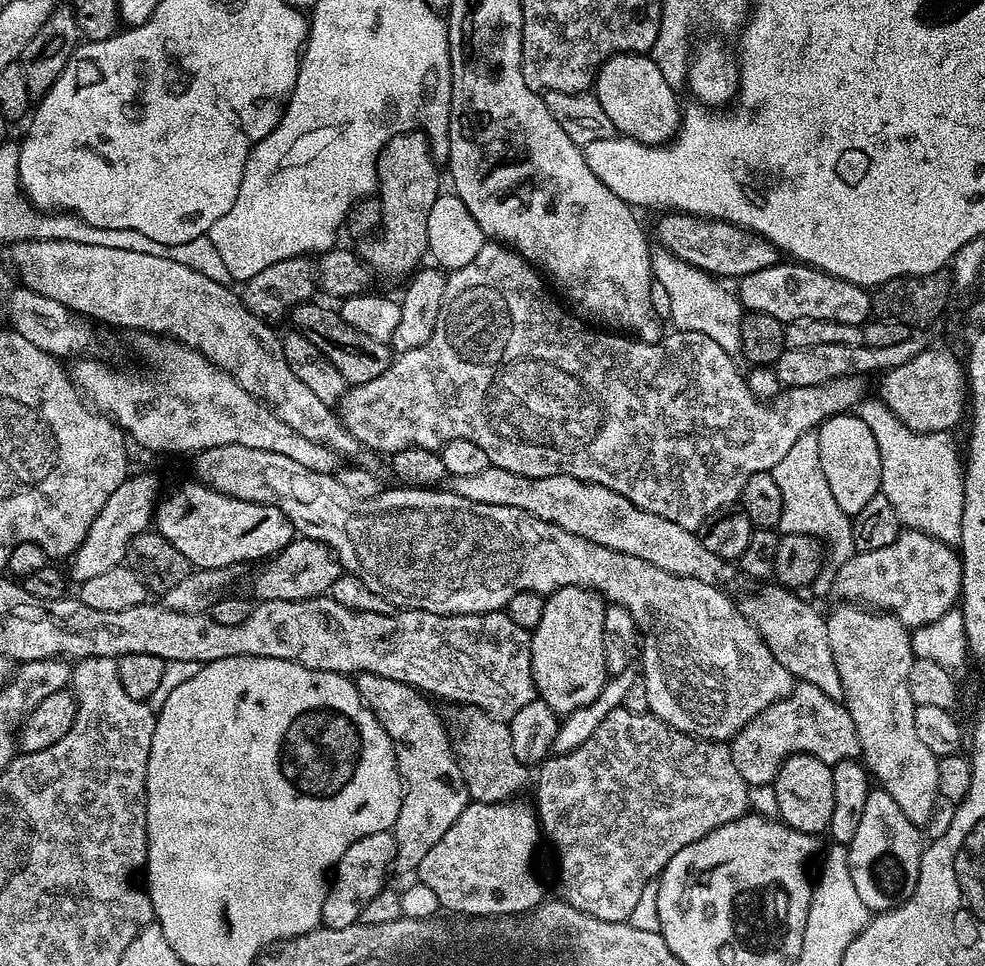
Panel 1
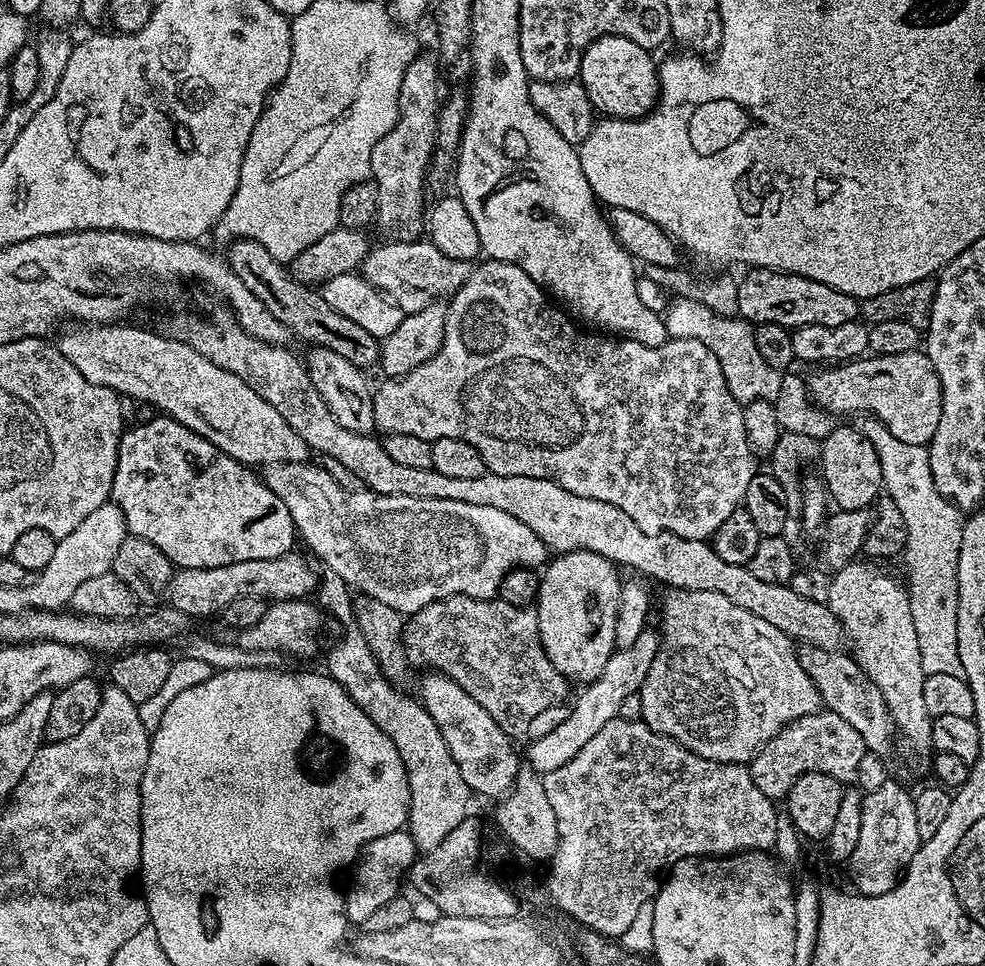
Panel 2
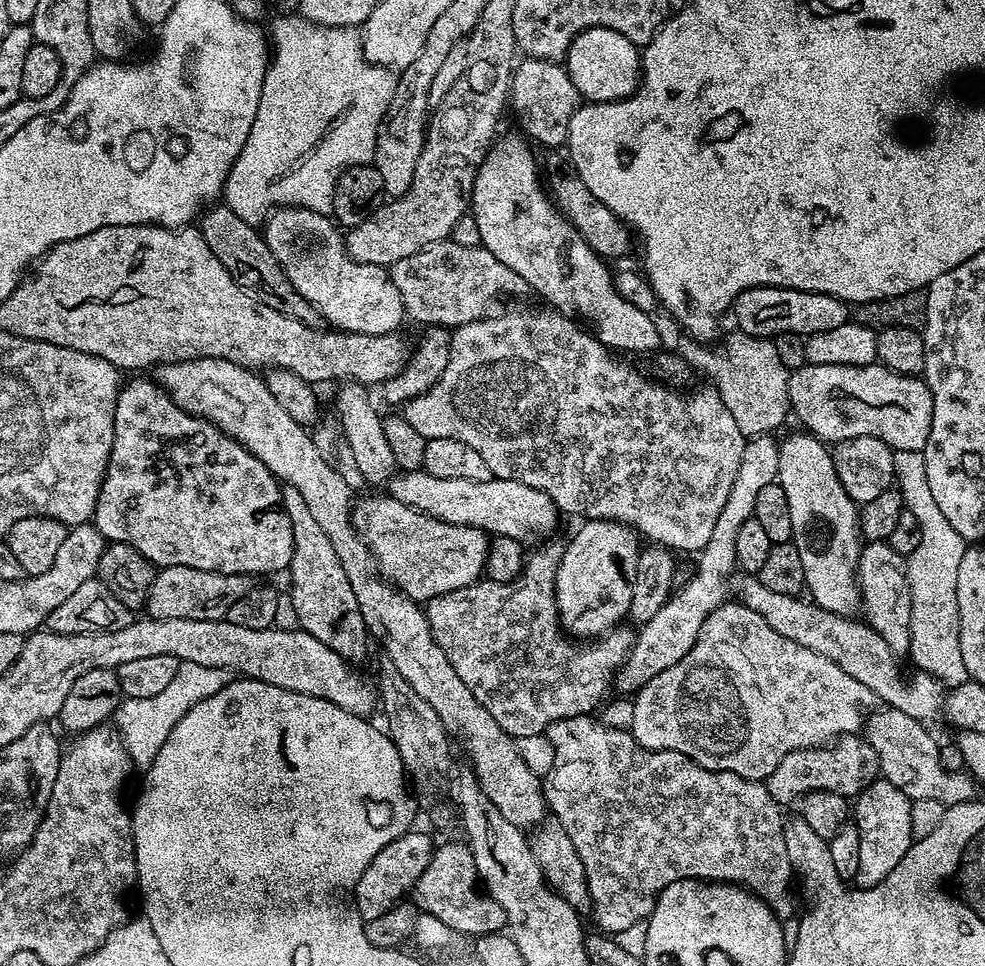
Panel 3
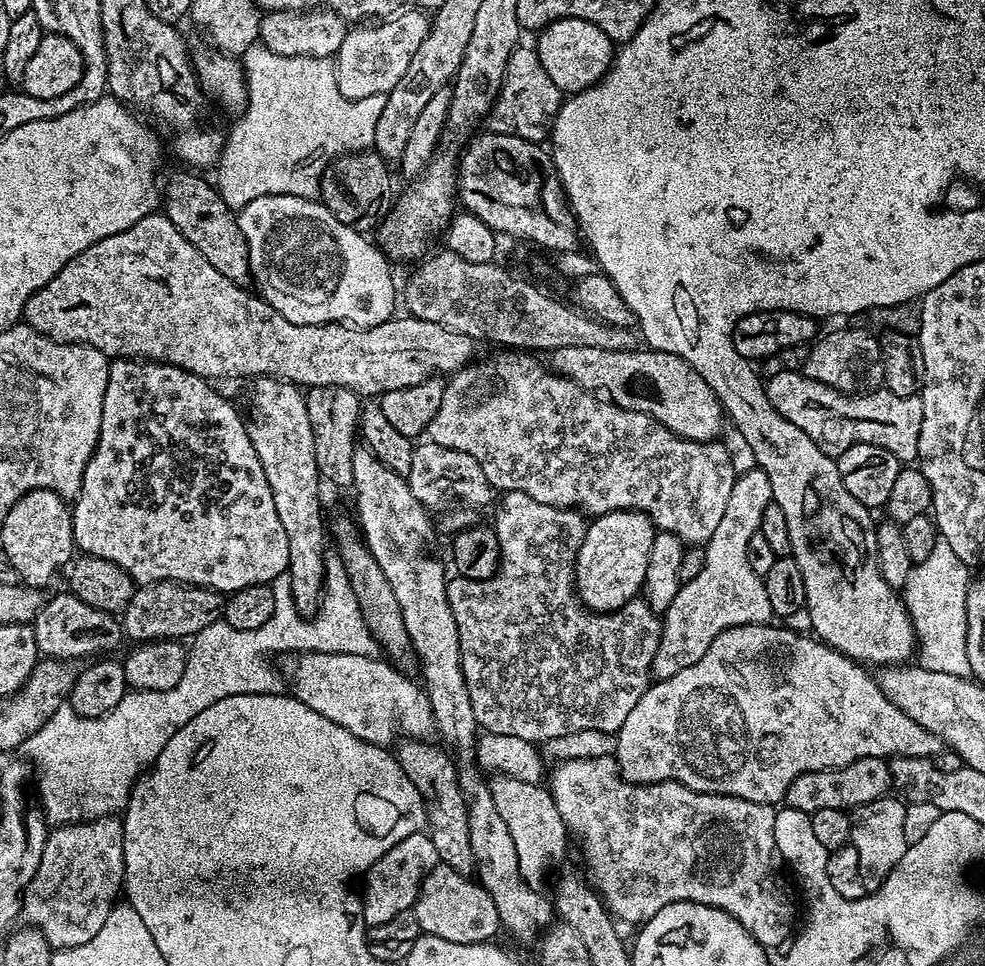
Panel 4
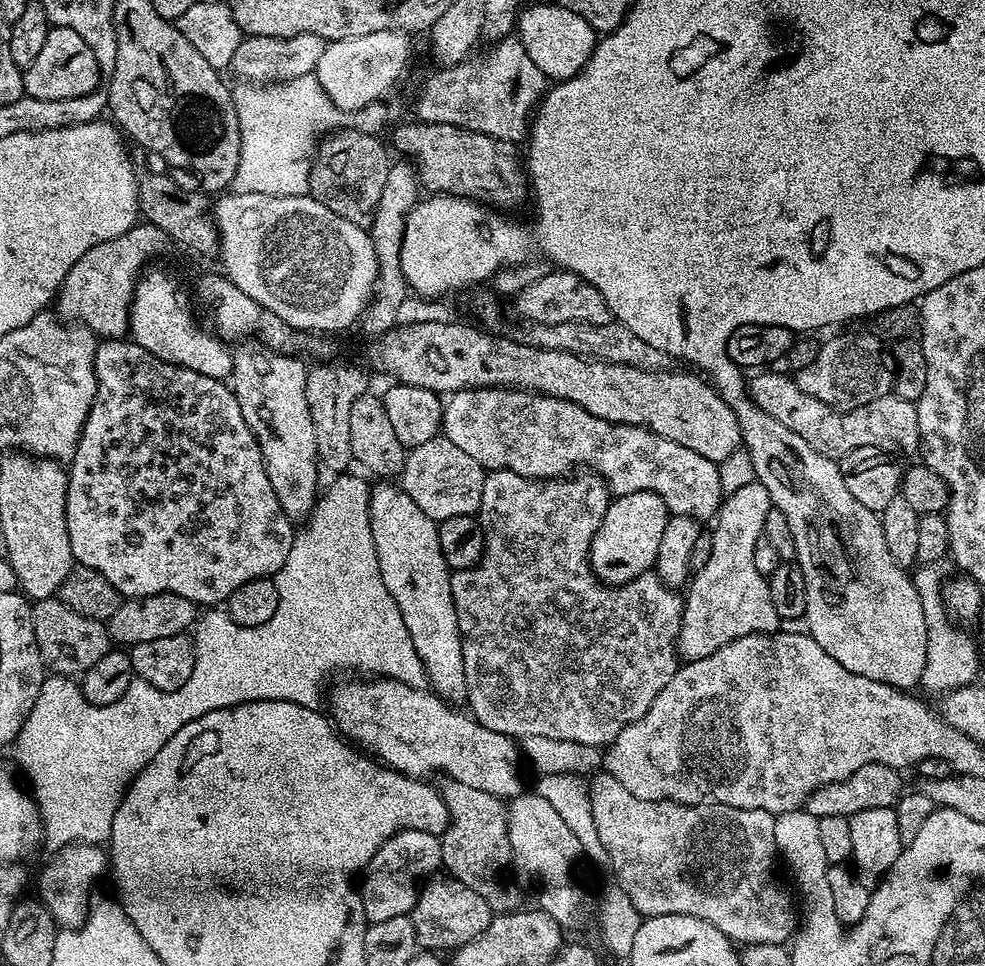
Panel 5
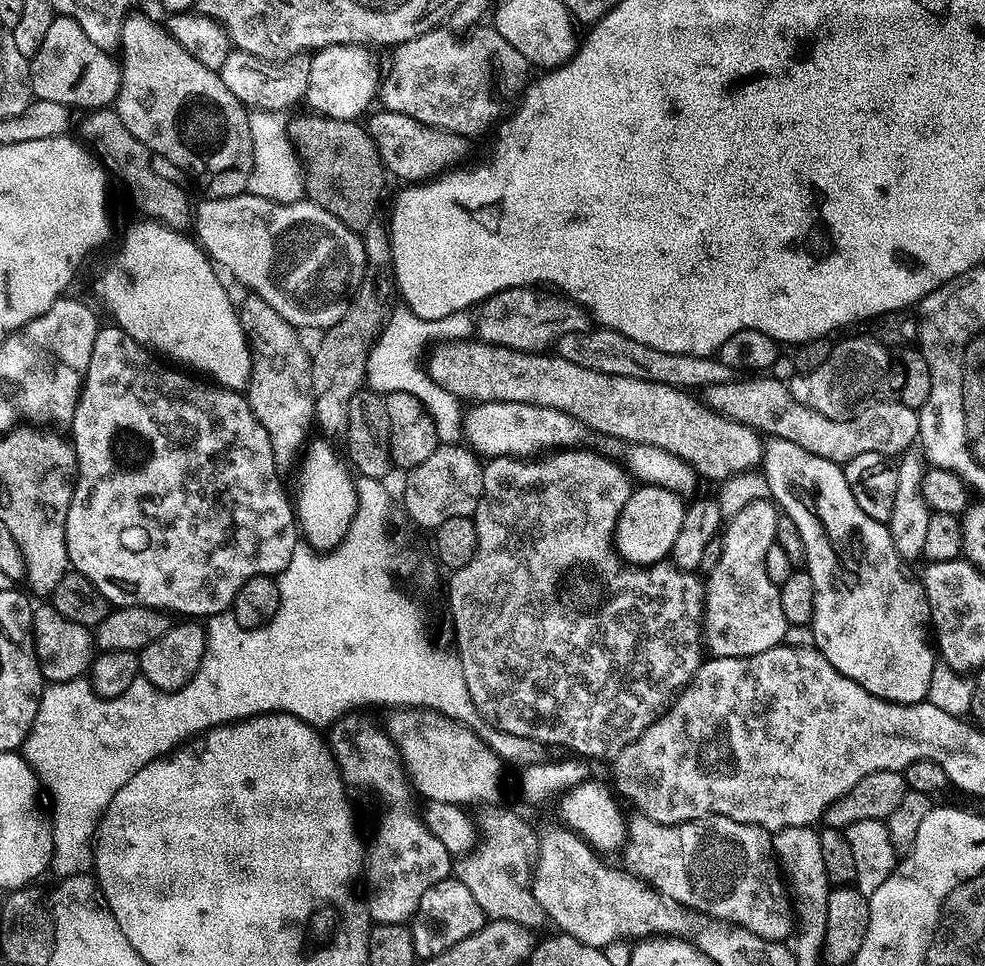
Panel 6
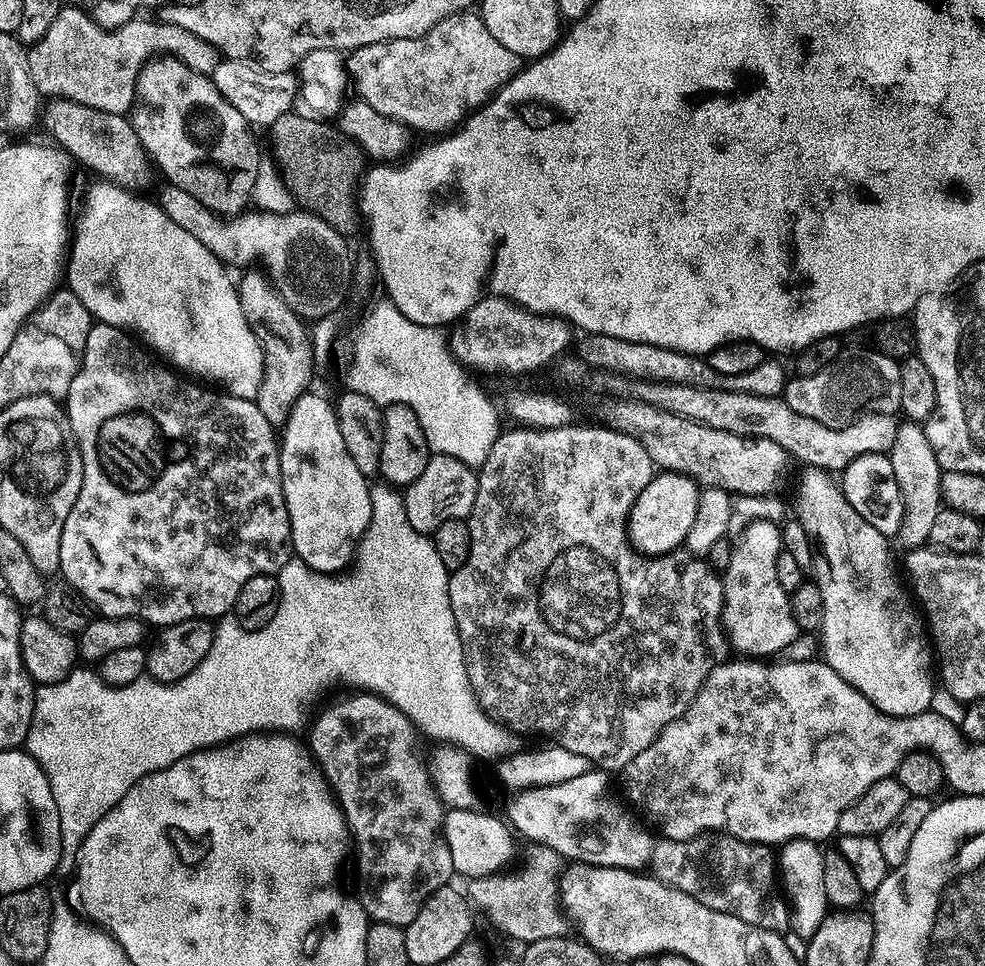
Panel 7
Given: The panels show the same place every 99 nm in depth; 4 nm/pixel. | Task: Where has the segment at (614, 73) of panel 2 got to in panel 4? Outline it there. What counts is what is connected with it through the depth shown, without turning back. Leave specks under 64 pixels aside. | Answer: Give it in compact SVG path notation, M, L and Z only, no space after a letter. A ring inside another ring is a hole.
M582 18L555 20L543 29L535 40L534 47L542 66L563 93L585 92L591 84L597 84L612 66L613 40L597 24L591 24Z

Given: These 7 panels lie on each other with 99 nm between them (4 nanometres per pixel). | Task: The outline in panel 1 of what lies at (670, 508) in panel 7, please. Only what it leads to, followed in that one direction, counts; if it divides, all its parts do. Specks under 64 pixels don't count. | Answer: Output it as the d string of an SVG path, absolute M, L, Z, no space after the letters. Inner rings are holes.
M566 586L556 592L547 593L542 622L531 629L532 673L539 699L544 700L546 706L550 706L550 710L554 710L561 718L570 715L574 710L590 706L590 702L594 702L594 698L598 698L598 694L604 689L604 681L609 675L602 650L602 618L605 607L604 597L592 588Z

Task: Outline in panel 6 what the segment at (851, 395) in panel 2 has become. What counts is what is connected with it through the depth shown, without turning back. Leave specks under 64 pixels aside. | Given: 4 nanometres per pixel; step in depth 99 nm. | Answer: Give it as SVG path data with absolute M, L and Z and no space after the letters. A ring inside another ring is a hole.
M733 378L703 389L702 400L713 412L745 424L768 438L794 442L818 458L826 458L841 466L858 458L858 454L882 454L889 458L899 457L913 447L920 435L920 418L917 409L888 398L883 402L873 402L860 409L849 420L831 420L810 406L802 406L790 394L787 383L768 378Z

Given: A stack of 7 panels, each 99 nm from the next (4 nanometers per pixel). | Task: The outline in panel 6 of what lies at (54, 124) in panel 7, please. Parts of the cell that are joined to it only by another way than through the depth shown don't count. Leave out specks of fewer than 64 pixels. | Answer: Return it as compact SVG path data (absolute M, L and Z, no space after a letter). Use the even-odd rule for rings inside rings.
M111 107L98 108L87 113L88 116L80 124L79 139L98 157L99 163L113 177L117 176L128 187L136 208L145 217L159 220L161 224L167 224L169 228L177 230L187 229L190 224L190 204L188 208L188 196L168 176L156 172L152 165L153 153L147 146L138 142L130 130L122 122L122 118Z

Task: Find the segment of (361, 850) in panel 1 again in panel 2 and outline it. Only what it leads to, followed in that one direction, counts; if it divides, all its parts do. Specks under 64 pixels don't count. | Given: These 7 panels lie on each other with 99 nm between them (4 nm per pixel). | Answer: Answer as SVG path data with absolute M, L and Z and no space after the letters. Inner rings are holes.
M407 830L384 834L382 838L376 838L374 842L367 844L362 859L355 865L352 885L346 888L344 913L348 915L349 921L353 925L363 926L370 914L375 914L382 906L386 906L386 902L401 895L400 883L409 879L417 860L418 849Z

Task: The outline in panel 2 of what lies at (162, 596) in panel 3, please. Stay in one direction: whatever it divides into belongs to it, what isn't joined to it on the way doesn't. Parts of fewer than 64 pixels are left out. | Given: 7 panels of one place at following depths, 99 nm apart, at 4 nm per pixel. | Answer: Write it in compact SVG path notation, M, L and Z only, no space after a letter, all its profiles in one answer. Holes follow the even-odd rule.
M293 550L273 560L234 562L230 566L213 568L182 568L173 575L166 593L167 603L181 617L219 617L237 598L262 598L277 600L303 600L311 597L318 587L318 576L308 569L308 560Z

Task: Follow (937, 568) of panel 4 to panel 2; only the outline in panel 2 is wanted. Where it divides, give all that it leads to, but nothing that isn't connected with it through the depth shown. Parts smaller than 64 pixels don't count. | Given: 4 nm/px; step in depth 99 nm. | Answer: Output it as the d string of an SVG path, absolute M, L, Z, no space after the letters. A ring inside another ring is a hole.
M875 418L861 419L858 427L878 454L884 478L883 491L887 499L894 502L898 514L902 514L906 522L908 547L904 549L902 556L903 559L908 559L906 586L908 597L912 600L914 631L918 633L918 654L922 654L922 670L927 675L950 674L963 677L962 662L958 658L958 554L962 550L965 517L961 509L956 508L936 489L925 445L898 442L898 438L894 438L894 434L886 430L884 423Z

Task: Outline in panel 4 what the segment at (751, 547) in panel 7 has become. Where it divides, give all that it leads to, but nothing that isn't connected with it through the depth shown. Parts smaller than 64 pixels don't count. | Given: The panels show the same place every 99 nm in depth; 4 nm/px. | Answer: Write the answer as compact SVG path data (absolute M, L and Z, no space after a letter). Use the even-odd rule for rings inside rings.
M760 467L737 475L734 490L730 490L730 499L726 501L726 511L722 514L722 522L718 522L718 530L703 545L706 550L706 566L702 566L702 574L685 579L681 583L674 602L670 602L668 611L662 616L662 631L660 634L660 652L672 656L673 669L685 668L688 664L698 662L706 650L710 650L710 642L718 638L720 632L743 624L767 624L773 619L770 598L766 598L764 581L754 570L750 570L750 562L746 559L746 546L750 538L759 532L762 522L762 510L773 503L770 478Z

